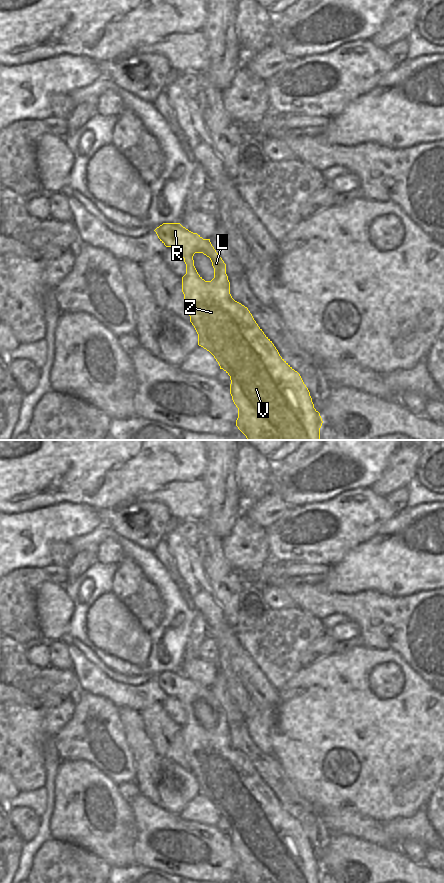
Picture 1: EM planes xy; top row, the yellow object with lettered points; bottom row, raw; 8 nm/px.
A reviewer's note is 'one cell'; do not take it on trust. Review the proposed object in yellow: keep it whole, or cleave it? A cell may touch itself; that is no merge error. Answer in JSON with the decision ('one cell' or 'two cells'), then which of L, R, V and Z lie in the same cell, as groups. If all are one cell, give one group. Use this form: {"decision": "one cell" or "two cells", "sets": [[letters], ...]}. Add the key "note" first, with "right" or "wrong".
{"note": "right", "decision": "one cell", "sets": [["L", "R", "V", "Z"]]}

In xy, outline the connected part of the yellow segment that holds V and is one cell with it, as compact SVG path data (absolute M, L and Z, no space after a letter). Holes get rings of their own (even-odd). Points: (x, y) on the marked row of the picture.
M163 223L154 230L160 239L160 241L166 246L175 249L183 258L186 264L186 274L182 277L182 292L184 294L184 304L186 310L190 316L190 322L194 326L198 334L198 345L209 351L216 361L218 362L220 369L223 369L231 380L230 394L236 407L238 408L238 418L236 420L236 426L246 436L248 440L320 440L320 428L322 426L322 418L320 413L314 408L310 392L304 384L300 374L295 371L279 354L278 350L272 343L272 341L264 334L262 329L258 326L254 320L252 314L247 307L241 303L235 301L230 294L230 282L226 274L226 264L216 252L212 246L210 239L203 239L197 233L193 233L183 227L180 223ZM195 253L203 253L210 258L212 266L214 268L214 278L211 281L205 281L197 272L194 266L193 256Z

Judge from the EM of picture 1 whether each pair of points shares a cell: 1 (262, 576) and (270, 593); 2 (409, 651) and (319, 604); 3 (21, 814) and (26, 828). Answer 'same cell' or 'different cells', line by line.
1: different cells
2: same cell
3: same cell

